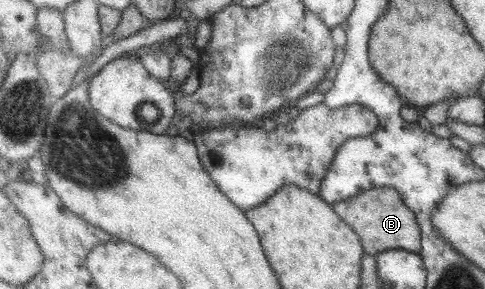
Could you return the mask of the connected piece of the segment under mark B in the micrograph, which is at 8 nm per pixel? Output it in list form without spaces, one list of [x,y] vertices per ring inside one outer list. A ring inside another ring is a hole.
[[[372,188],[346,200],[335,202],[332,209],[350,225],[360,238],[364,254],[375,256],[385,249],[402,248],[412,253],[420,250],[420,230],[414,214],[404,206],[394,188]]]

